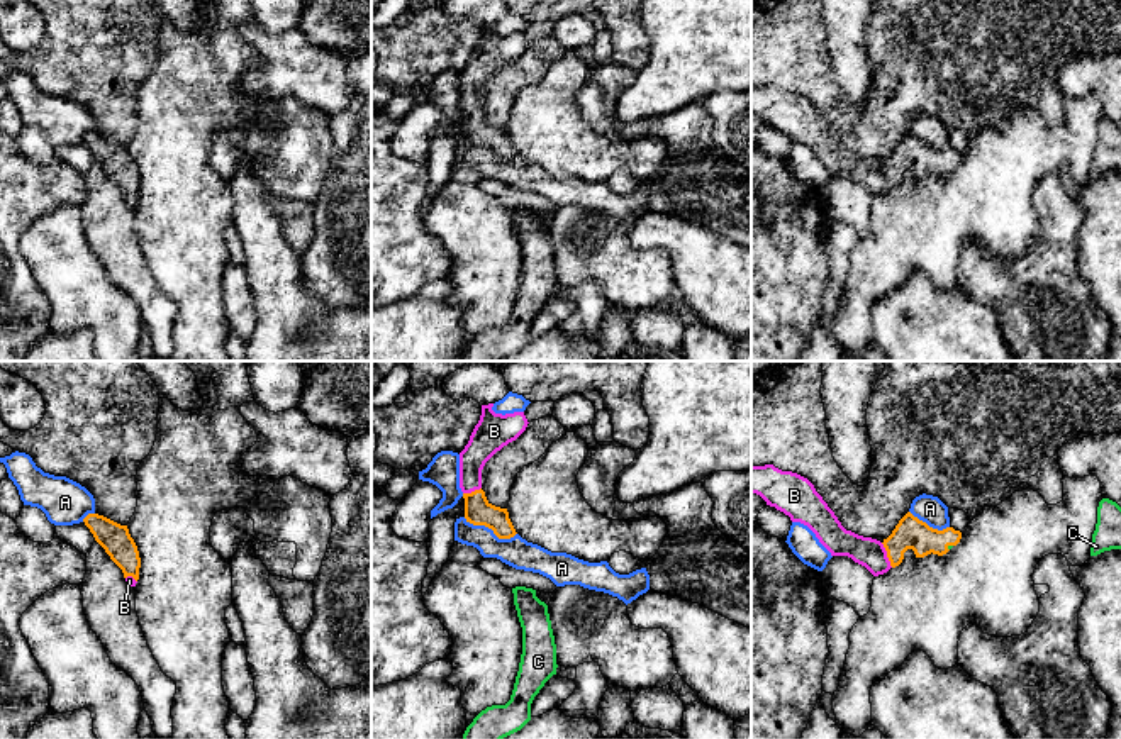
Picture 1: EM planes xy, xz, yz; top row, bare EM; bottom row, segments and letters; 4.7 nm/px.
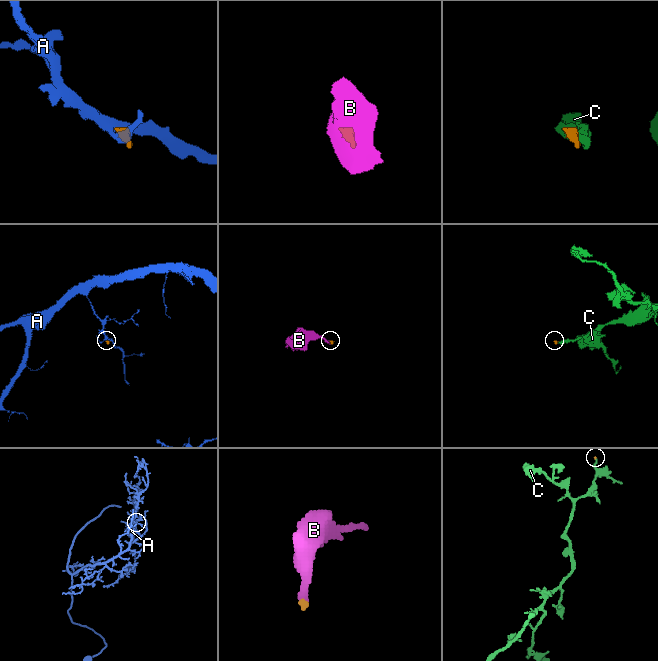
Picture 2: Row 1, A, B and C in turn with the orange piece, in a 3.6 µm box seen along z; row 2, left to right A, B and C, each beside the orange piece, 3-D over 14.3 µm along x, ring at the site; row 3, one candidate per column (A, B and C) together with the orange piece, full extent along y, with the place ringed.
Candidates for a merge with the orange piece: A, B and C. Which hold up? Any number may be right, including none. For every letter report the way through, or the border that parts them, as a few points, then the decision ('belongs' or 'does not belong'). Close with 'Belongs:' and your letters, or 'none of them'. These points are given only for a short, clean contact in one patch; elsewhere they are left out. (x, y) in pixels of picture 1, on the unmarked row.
A: border xz (463, 138), (487, 146), (499, 158), (516, 155); does not belong
B: way yz (911, 153), (887, 175), (870, 173); belongs
C: way yz (911, 153), (947, 168), (948, 166); belongs
Belongs: B, C

